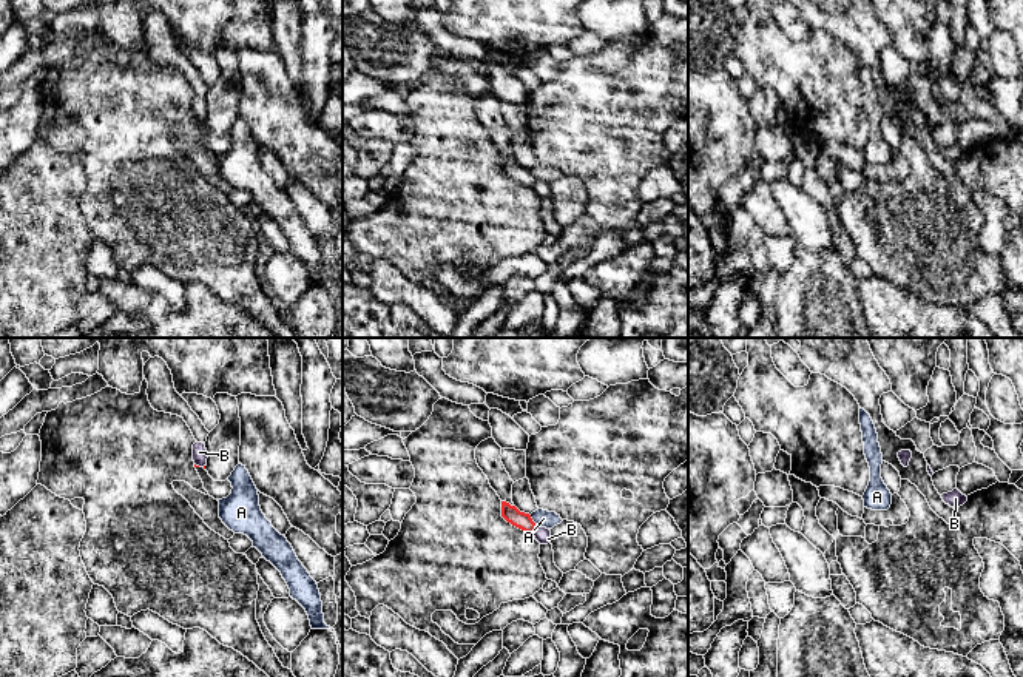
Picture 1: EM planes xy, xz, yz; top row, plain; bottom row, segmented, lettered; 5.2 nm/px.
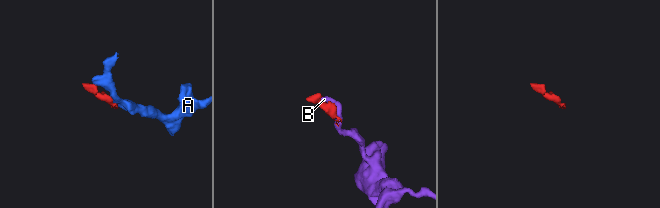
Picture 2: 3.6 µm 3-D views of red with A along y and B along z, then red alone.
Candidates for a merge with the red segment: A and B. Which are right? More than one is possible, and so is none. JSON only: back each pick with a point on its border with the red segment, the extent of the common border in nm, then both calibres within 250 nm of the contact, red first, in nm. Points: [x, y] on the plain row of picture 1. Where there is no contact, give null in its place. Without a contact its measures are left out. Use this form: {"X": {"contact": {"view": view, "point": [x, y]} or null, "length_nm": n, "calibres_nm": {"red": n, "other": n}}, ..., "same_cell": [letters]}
{"B": {"contact": {"view": "xz", "point": [534, 184]}, "length_nm": 50, "calibres_nm": {"red": 90, "other": 80}}, "same_cell": ["B"]}

